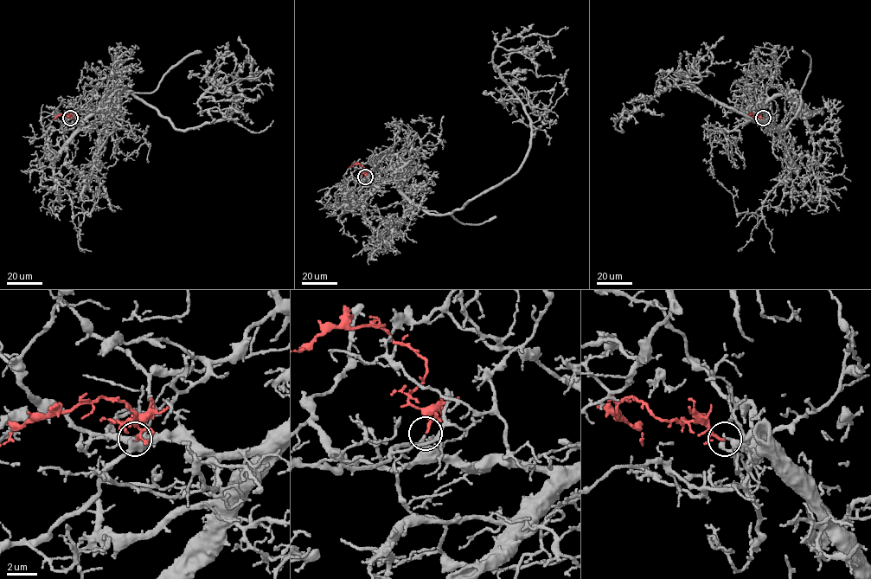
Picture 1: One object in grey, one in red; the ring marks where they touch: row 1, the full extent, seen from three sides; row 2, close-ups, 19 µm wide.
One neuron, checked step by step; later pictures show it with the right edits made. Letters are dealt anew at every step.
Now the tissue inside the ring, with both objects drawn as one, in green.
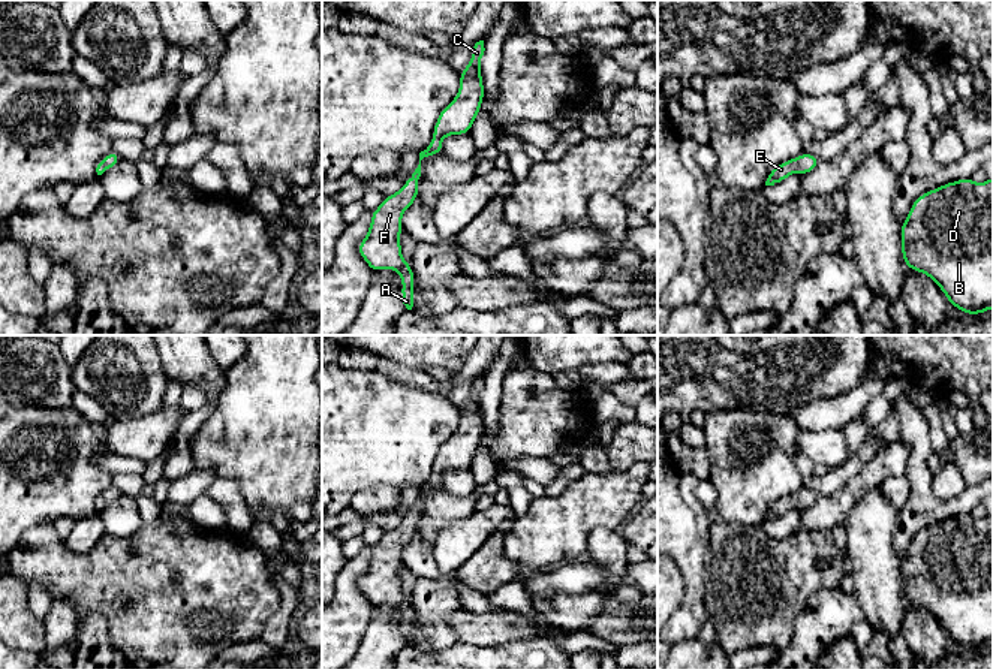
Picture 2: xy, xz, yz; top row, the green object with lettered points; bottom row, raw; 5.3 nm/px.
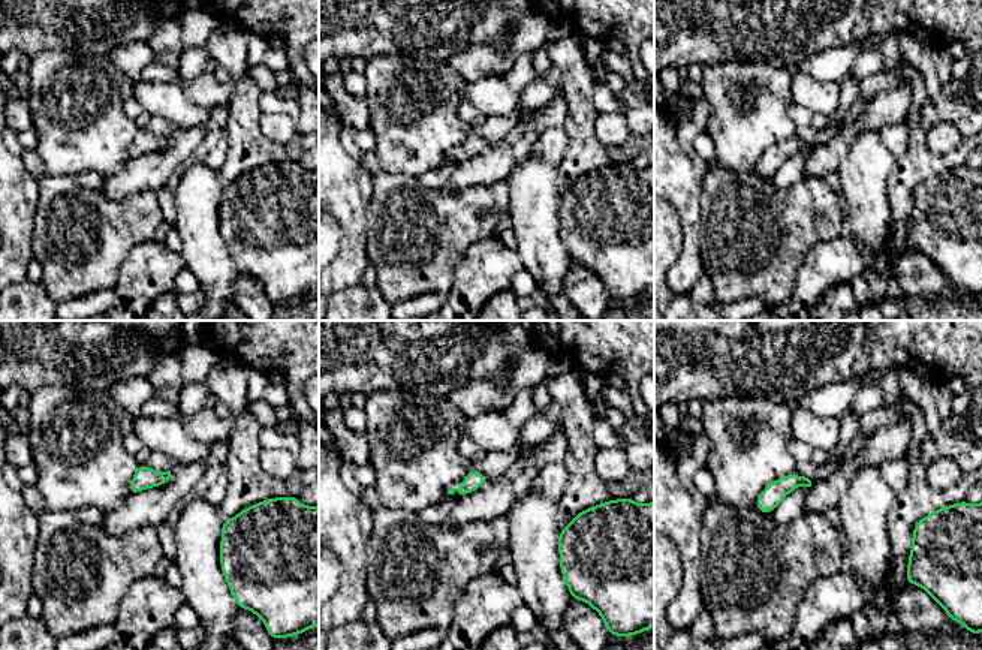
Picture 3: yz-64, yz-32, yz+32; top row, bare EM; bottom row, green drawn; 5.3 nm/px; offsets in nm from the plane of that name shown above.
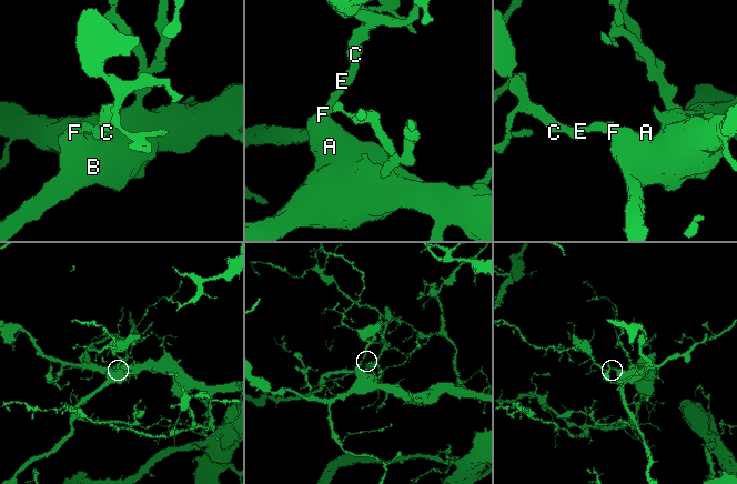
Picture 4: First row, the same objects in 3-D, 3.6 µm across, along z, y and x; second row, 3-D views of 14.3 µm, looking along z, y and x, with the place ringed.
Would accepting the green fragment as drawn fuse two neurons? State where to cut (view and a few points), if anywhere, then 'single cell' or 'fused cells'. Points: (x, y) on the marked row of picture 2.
no cut | single cell

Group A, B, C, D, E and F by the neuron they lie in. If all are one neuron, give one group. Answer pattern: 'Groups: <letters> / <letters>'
Groups: A B C D E F

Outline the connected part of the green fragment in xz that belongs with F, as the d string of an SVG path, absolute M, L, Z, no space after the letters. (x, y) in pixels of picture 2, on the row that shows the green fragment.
M484 40L476 42L469 64L460 73L458 94L440 111L433 129L434 138L419 153L418 168L397 193L385 196L383 202L371 213L367 236L358 244L358 253L373 274L383 268L398 272L403 280L401 301L407 310L413 307L415 277L410 263L401 257L403 211L413 205L418 198L421 160L443 153L442 138L470 133L484 100L484 82L479 69L484 51Z

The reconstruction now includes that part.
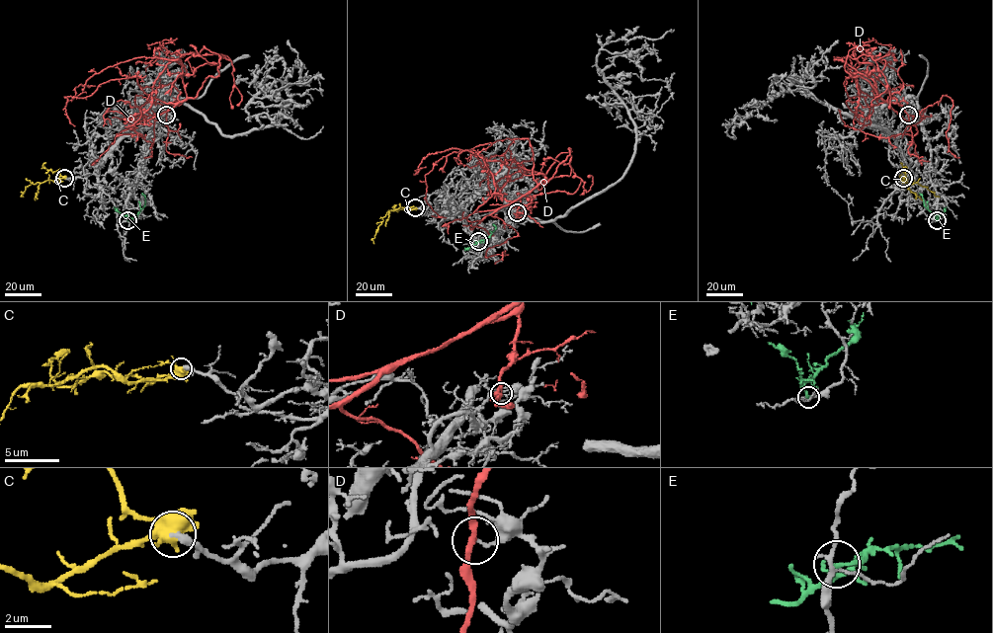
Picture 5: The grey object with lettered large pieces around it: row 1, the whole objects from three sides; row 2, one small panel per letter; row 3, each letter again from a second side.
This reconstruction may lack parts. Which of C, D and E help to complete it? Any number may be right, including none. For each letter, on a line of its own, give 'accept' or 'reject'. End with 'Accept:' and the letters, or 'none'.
C: reject
D: reject
E: reject
Accept: none

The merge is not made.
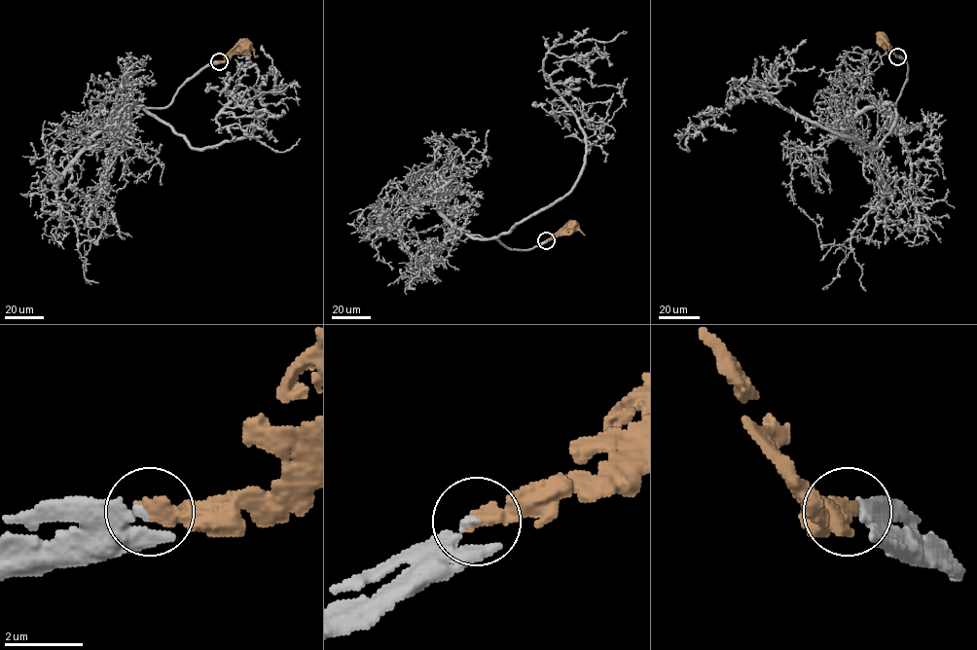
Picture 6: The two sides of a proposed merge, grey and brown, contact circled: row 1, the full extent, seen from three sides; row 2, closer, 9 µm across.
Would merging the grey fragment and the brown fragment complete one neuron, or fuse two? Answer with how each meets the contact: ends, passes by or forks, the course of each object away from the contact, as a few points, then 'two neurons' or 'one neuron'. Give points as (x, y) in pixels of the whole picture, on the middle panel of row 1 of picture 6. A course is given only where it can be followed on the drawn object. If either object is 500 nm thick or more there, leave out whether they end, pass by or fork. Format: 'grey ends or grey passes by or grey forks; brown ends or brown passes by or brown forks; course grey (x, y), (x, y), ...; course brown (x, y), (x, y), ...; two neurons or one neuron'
grey ends; brown ends; course grey (546, 240), (510, 249), (471, 235), (497, 238), (568, 192), (586, 138), (543, 70), (545, 54), (627, 32); course brown (546, 240), (559, 235), (569, 224), (571, 227); one neuron

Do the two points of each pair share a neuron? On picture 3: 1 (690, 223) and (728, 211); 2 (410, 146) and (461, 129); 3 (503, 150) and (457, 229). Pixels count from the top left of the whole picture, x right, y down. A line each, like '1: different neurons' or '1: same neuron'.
1: different neurons
2: same neuron
3: different neurons

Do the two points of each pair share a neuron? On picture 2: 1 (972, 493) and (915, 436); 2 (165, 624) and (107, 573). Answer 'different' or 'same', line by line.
1: same
2: same

